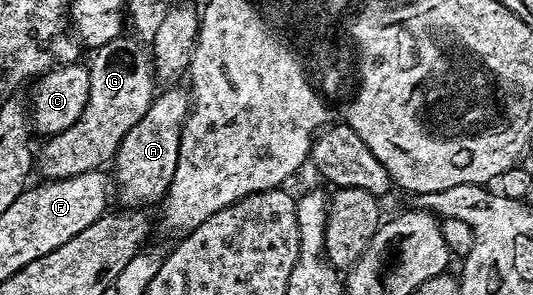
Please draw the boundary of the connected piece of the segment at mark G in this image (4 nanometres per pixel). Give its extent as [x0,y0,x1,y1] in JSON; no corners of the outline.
[38,35,158,181]

